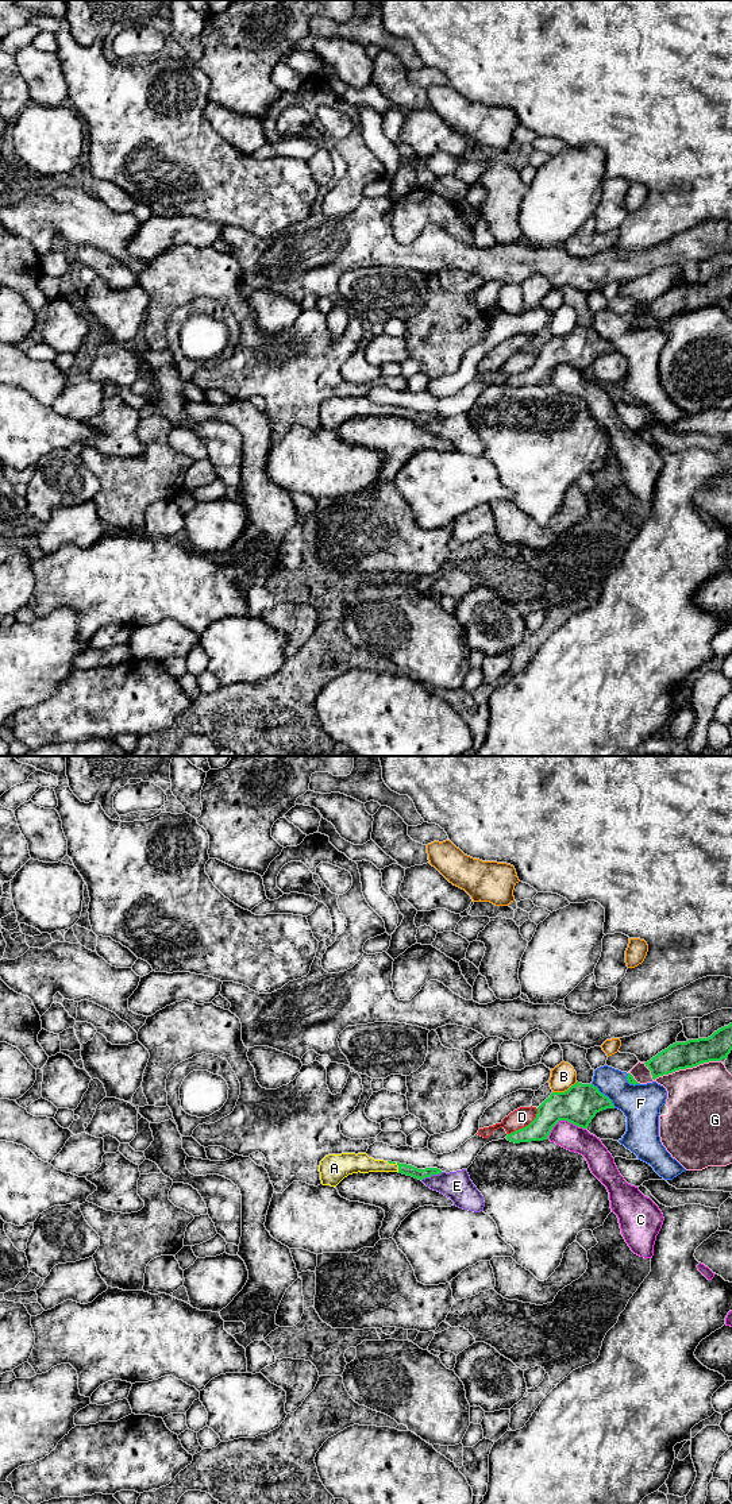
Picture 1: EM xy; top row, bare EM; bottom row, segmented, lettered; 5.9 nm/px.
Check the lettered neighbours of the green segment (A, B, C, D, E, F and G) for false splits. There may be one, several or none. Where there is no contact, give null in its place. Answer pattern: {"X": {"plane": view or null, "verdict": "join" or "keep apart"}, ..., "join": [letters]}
{"A": {"plane": "xy", "verdict": "join"}, "B": {"plane": "xy", "verdict": "keep apart"}, "C": {"plane": "xy", "verdict": "keep apart"}, "D": {"plane": "xy", "verdict": "keep apart"}, "E": {"plane": "xy", "verdict": "keep apart"}, "F": {"plane": "xy", "verdict": "keep apart"}, "G": {"plane": "xy", "verdict": "keep apart"}, "join": ["A"]}

